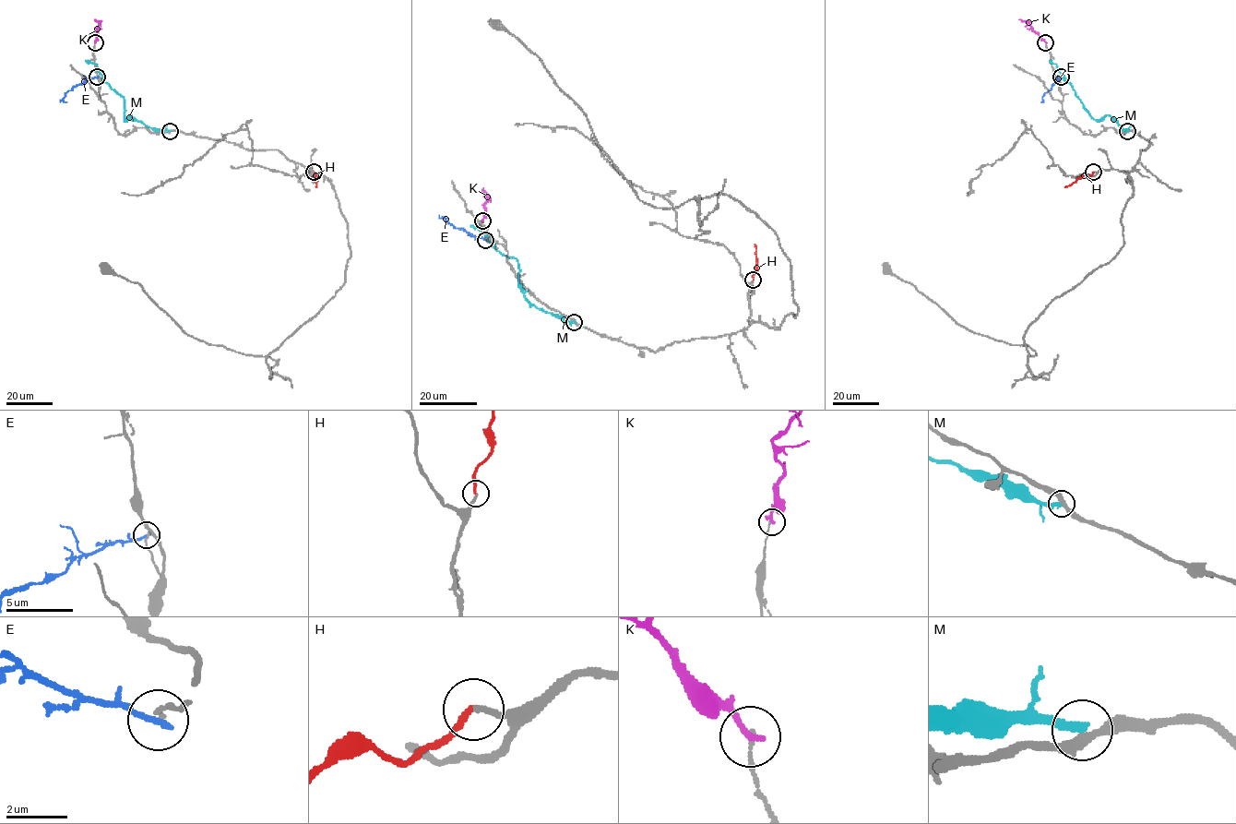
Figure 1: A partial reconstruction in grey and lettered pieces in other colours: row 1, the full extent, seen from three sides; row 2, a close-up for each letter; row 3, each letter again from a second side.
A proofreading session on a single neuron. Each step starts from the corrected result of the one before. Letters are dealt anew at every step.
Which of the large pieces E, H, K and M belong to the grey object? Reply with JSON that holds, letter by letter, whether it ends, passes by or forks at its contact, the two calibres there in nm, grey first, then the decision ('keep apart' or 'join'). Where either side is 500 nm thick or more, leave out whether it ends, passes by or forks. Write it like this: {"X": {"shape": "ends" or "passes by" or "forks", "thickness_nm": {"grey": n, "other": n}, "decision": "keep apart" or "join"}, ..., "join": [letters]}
{"E": {"shape": "ends", "thickness_nm": {"grey": 130, "other": 240}, "decision": "keep apart"}, "H": {"shape": "ends", "thickness_nm": {"grey": 180, "other": 200}, "decision": "join"}, "K": {"shape": "ends", "thickness_nm": {"grey": 140, "other": 240}, "decision": "keep apart"}, "M": {"shape": "ends", "thickness_nm": {"grey": 320, "other": 320}, "decision": "keep apart"}, "join": ["H"]}

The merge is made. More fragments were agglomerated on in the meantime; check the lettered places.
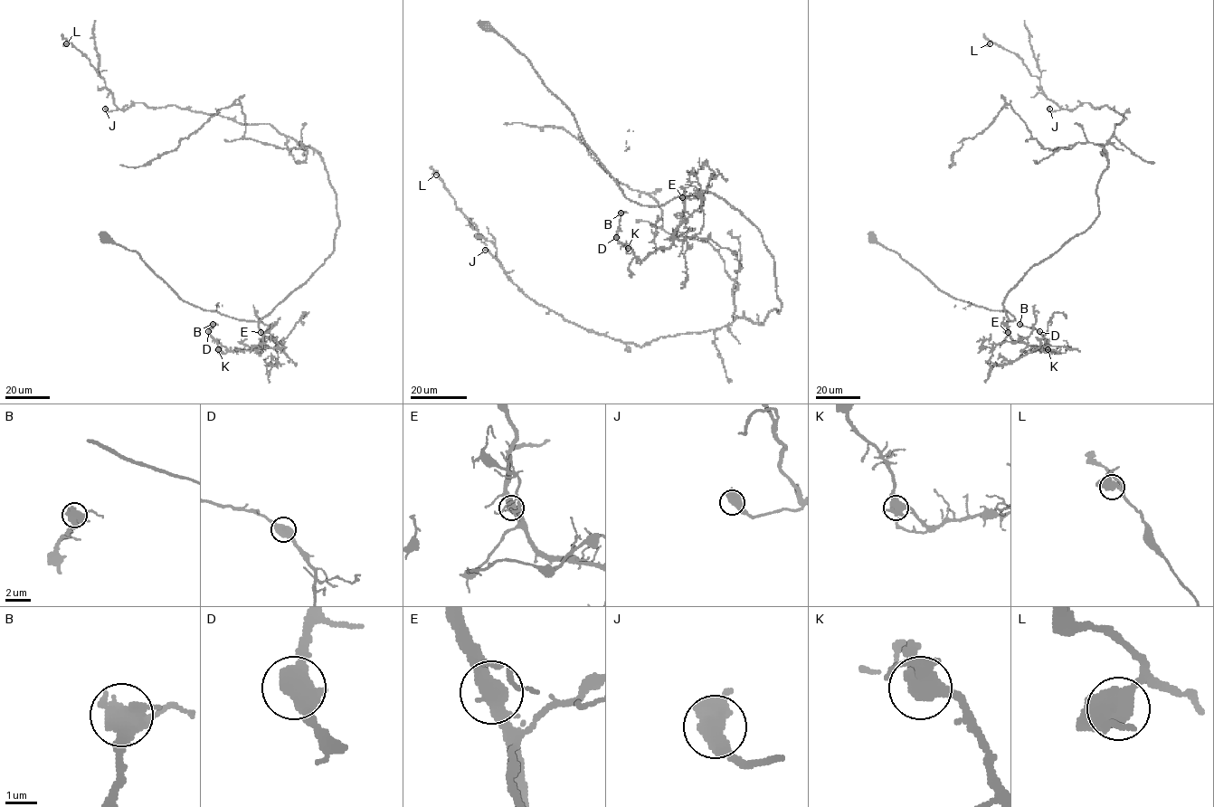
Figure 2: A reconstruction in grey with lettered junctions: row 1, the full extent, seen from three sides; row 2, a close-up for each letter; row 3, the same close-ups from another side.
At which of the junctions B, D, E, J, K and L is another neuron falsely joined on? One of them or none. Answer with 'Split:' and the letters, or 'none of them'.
Split: none of them

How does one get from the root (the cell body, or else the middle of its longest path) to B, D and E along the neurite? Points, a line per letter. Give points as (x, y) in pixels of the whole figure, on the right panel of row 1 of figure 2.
B: (870, 237), (951, 296), (1008, 310), (1012, 340), (1057, 352), (1020, 324)
D: (870, 237), (951, 296), (1008, 310), (1014, 318), (1008, 322), (1012, 340), (1057, 352), (1045, 346), (1039, 331)
E: (870, 237), (896, 251), (951, 296), (990, 309), (1008, 310), (1014, 318), (1008, 322), (1008, 332)

